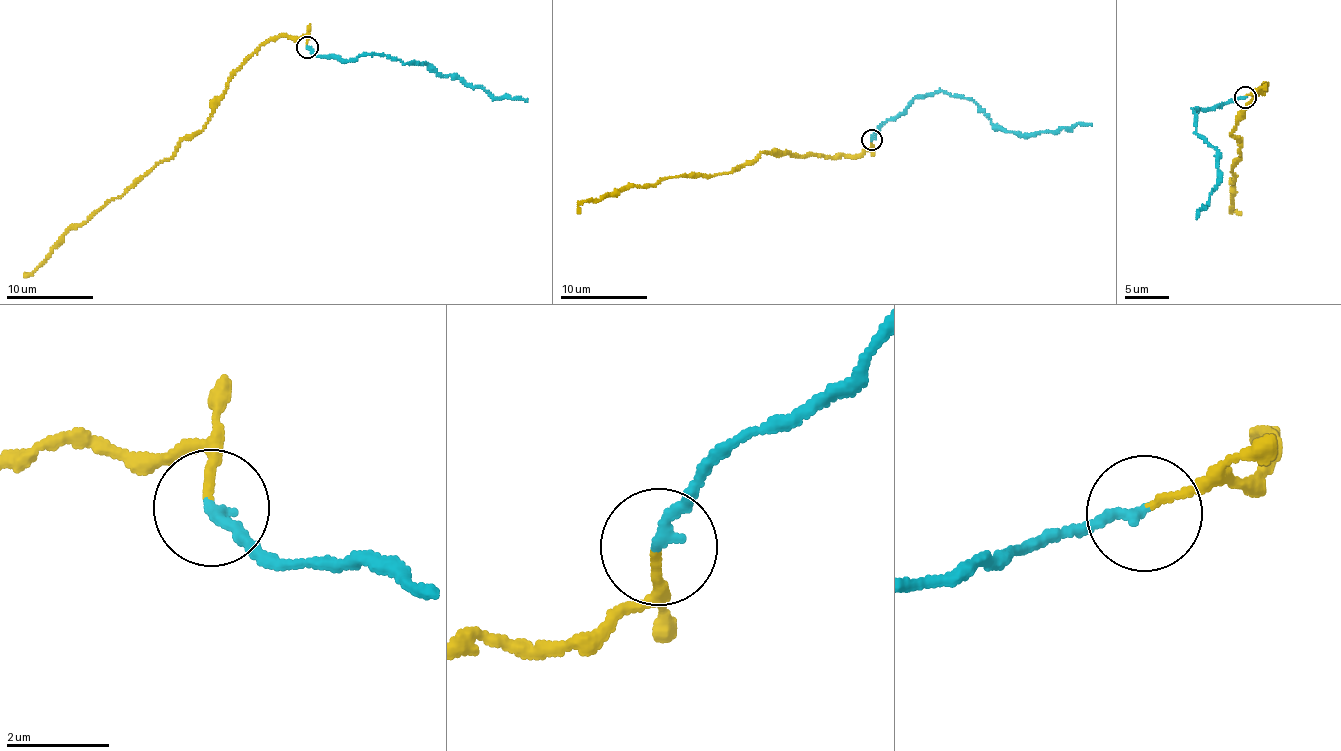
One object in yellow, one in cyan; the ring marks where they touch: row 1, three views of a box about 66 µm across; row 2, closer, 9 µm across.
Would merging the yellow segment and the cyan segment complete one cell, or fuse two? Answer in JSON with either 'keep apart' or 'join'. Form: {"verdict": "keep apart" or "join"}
{"verdict": "join"}

